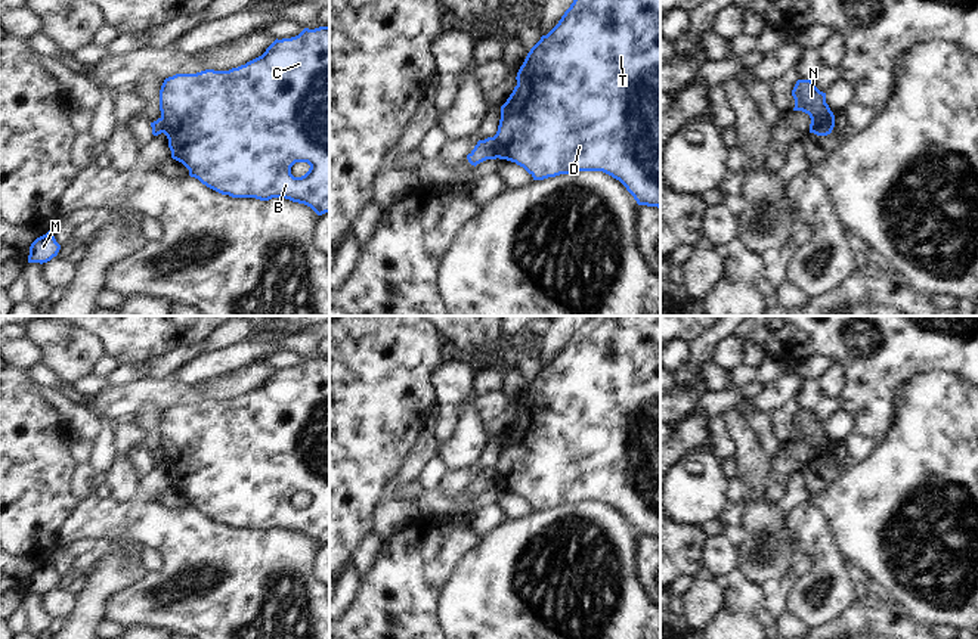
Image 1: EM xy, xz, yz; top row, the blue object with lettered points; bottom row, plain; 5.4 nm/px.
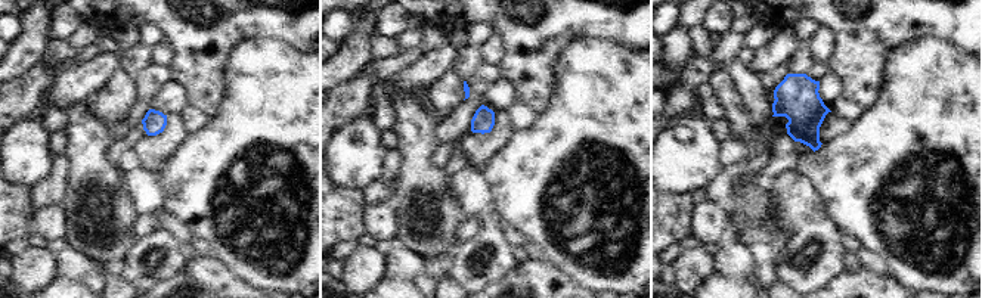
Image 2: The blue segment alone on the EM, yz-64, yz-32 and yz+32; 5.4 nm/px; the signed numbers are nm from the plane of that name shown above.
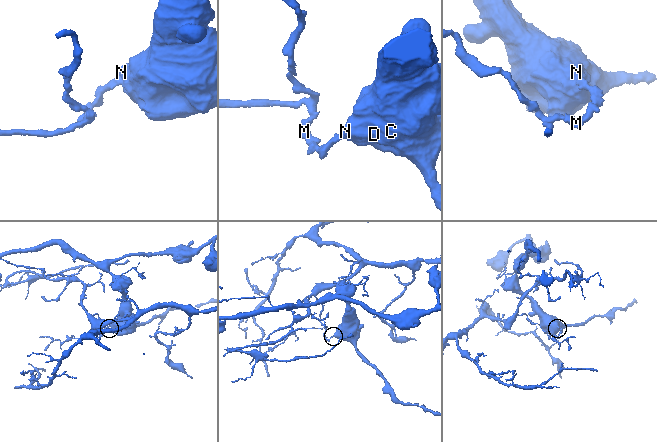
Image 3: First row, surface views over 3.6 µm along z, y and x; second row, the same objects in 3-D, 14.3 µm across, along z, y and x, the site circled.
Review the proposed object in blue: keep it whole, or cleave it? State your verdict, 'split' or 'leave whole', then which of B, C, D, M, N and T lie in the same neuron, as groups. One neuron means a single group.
split; B C D N T / M

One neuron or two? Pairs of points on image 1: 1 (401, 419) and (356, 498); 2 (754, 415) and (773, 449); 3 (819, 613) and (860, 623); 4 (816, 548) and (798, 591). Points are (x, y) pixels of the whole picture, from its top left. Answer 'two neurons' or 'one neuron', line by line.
1: one neuron
2: one neuron
3: two neurons
4: one neuron

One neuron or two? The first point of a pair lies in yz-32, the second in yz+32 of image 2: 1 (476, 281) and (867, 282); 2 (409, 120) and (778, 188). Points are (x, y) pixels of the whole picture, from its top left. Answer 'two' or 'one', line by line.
1: two
2: two

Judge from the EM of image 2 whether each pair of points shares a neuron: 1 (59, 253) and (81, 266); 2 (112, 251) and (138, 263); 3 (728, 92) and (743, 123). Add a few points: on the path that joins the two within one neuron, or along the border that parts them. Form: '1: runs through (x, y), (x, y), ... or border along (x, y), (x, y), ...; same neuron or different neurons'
1: runs through (65, 257), (76, 266); same neuron
2: border along (138, 239), (115, 269); different neurons
3: runs through (730, 99), (737, 115); same neuron

